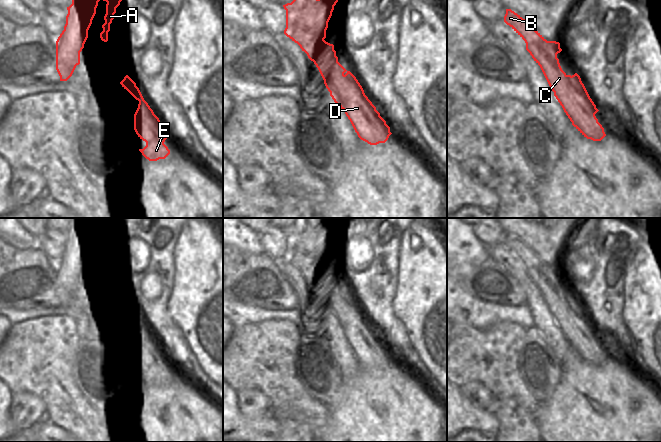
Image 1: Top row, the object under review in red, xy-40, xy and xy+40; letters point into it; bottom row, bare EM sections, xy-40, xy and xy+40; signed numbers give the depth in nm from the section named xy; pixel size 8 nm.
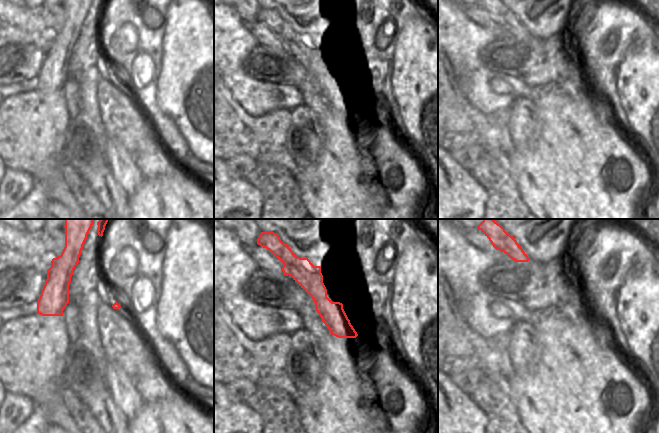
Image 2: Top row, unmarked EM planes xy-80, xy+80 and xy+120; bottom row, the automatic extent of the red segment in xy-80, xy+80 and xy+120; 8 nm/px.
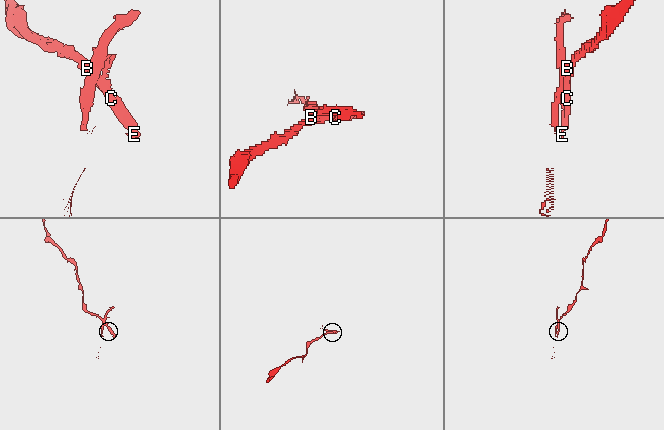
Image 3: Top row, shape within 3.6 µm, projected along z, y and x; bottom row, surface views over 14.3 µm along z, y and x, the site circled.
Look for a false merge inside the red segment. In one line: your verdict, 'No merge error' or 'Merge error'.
Merge error

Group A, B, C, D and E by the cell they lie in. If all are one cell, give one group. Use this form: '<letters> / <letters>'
A / B C D E

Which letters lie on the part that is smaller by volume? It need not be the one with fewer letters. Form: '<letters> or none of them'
A

